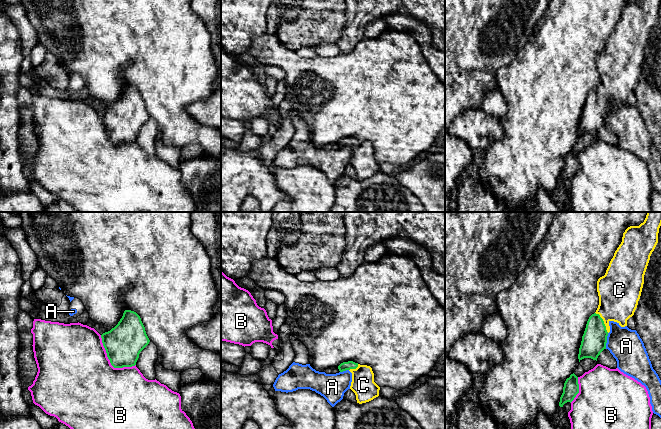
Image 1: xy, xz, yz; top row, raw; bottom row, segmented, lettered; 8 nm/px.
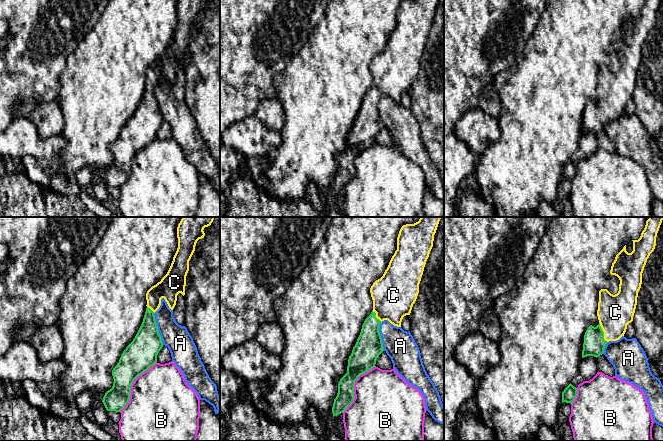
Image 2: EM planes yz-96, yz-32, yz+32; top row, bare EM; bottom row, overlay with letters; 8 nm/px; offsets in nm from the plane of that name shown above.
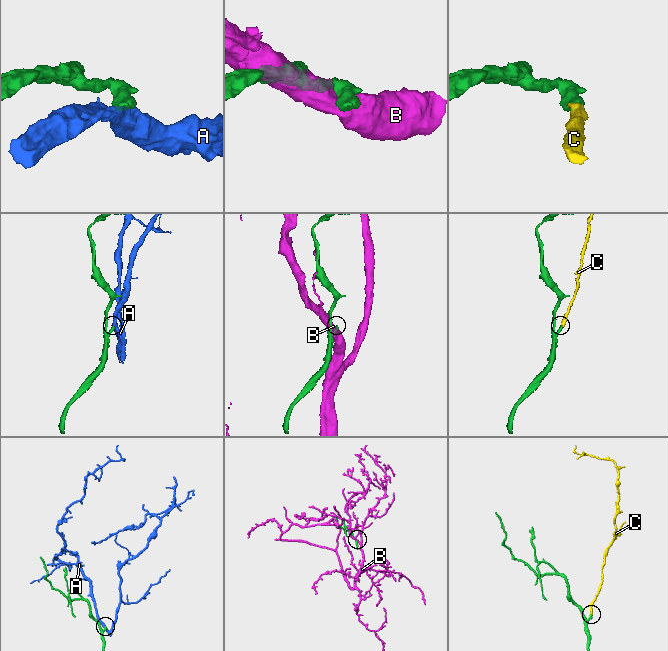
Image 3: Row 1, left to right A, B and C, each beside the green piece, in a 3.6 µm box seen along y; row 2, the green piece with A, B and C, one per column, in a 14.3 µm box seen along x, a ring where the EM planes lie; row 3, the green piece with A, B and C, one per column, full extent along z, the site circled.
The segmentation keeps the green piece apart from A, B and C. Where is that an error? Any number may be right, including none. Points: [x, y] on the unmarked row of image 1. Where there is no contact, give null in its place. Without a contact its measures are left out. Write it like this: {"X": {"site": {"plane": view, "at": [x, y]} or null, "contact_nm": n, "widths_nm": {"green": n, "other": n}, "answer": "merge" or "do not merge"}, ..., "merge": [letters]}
{"A": {"site": {"plane": "yz", "at": [606, 117]}, "contact_nm": 130, "widths_nm": {"green": 200, "other": 260}, "answer": "do not merge"}, "B": {"site": {"plane": "xy", "at": [110, 138]}, "contact_nm": 380, "widths_nm": {"green": 300, "other": 500}, "answer": "do not merge"}, "C": {"site": {"plane": "yz", "at": [603, 98]}, "contact_nm": 200, "widths_nm": {"green": 200, "other": 320}, "answer": "merge"}, "merge": ["C"]}

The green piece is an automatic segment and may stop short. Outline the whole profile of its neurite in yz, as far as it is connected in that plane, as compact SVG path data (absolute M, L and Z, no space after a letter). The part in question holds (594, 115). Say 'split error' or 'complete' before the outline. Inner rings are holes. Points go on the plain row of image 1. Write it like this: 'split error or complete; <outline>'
split error; M640 0L628 3L623 9L622 18L615 27L605 51L597 57L599 81L596 88L587 97L579 124L579 138L584 134L597 137L600 129L606 125L610 97L625 103L627 96L634 91L641 72L650 32L658 19L660 2L661 0Z

